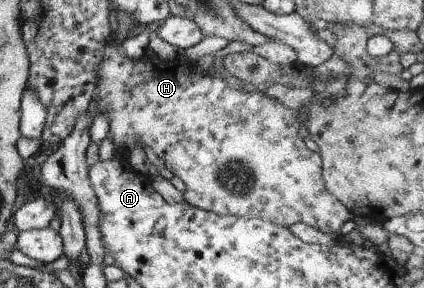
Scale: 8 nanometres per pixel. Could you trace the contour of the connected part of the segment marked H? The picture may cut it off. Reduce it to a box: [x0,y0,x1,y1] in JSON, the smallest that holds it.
[92,42,354,234]

